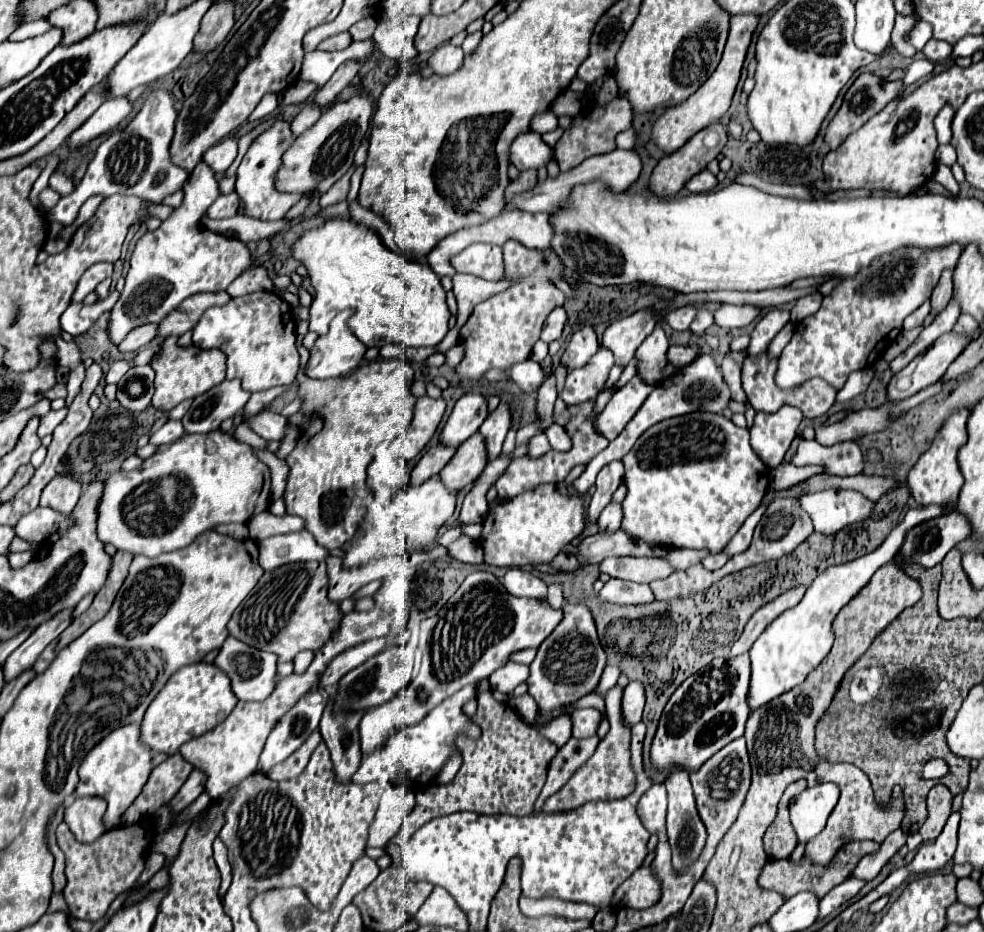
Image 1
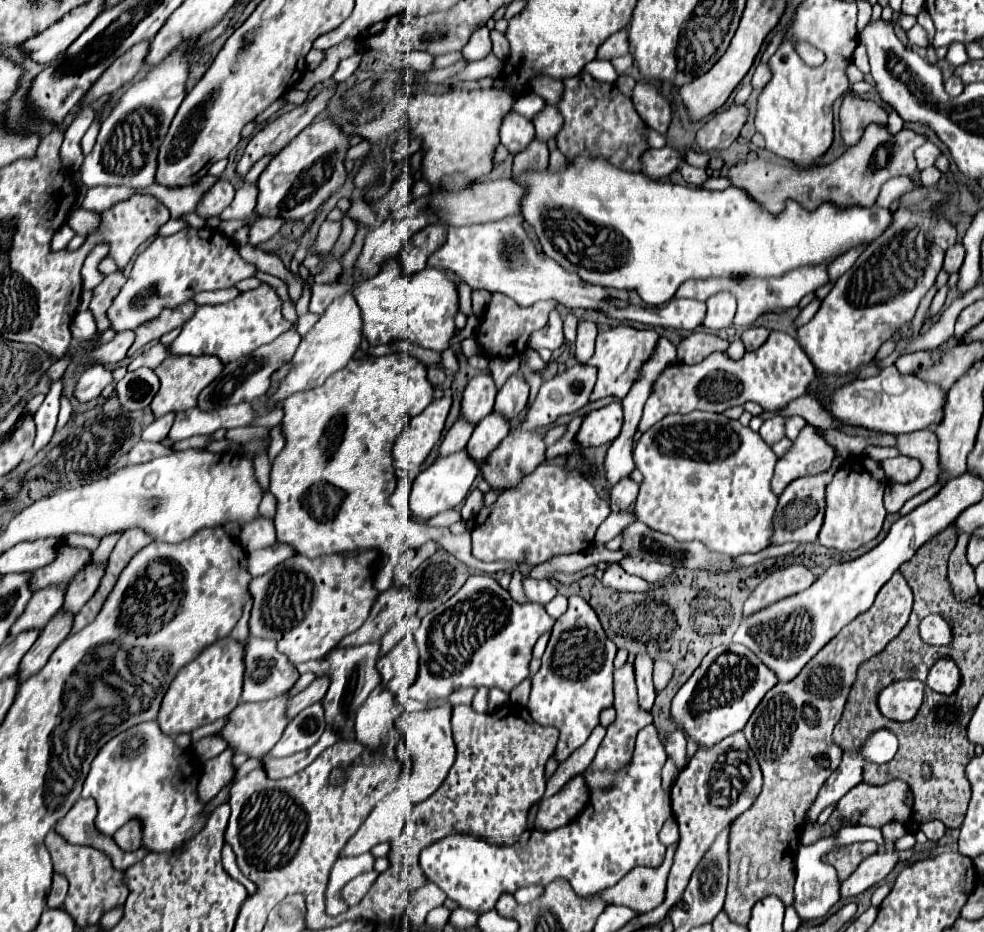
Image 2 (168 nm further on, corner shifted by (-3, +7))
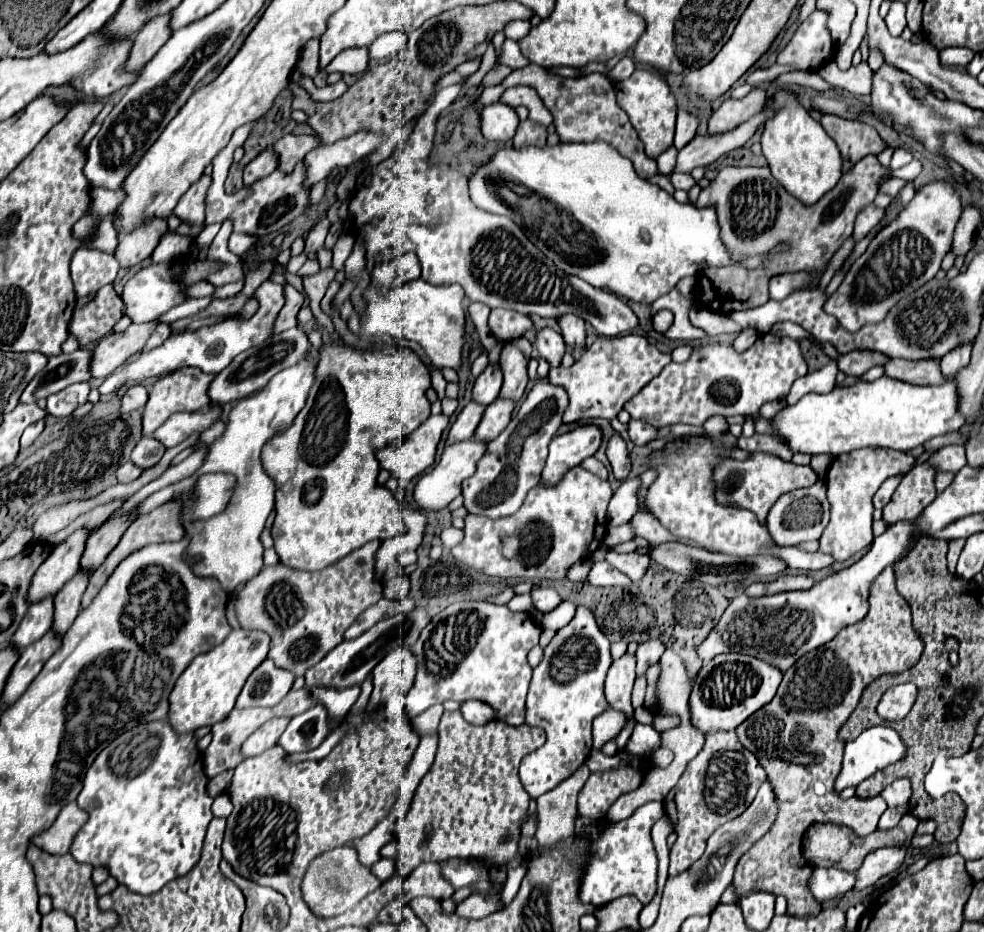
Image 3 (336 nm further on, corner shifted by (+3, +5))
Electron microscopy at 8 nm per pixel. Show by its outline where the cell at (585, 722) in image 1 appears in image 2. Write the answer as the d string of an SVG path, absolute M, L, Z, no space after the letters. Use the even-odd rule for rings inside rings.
M569 597L569 609L553 625L541 669L531 679L531 697L527 703L527 709L537 723L559 729L559 741L553 753L557 763L563 763L589 739L593 729L599 725L601 711L613 705L615 653L615 643L605 635L589 603L581 597Z

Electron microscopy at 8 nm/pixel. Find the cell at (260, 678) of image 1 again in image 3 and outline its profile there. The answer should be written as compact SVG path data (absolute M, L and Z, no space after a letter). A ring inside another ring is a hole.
M267 657L255 669L255 673L251 673L251 677L245 681L245 687L239 693L235 707L245 709L245 707L271 707L271 705L277 705L289 693L293 681L295 681L295 675L291 671L279 669Z

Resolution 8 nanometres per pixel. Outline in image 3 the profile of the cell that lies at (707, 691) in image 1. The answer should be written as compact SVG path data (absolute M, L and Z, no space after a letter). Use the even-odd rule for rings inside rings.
M741 653L715 655L709 663L705 663L699 669L697 677L693 679L691 701L689 701L691 723L705 735L711 731L737 729L751 713L755 713L755 709L761 709L775 697L781 677L783 673L779 669L755 657Z

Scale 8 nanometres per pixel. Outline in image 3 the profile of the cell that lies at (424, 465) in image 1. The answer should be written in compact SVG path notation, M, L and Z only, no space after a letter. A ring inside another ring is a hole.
M471 401L455 419L455 423L451 425L449 429L449 435L447 435L447 441L445 445L451 445L451 443L459 443L459 441L465 441L473 435L475 427L479 425L481 421L481 415L483 415L483 405Z

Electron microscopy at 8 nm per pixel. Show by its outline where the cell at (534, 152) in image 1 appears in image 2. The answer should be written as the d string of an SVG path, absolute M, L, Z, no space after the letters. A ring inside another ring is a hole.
M509 111L501 121L499 137L501 143L509 149L509 153L517 153L521 151L521 147L525 147L525 143L535 139L535 129L529 119L515 111Z

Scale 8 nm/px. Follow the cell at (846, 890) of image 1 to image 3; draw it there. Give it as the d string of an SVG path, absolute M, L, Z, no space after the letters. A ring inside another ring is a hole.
M883 847L869 853L863 865L855 871L855 887L853 889L867 889L875 885L887 873L893 873L901 867L905 857L905 847Z

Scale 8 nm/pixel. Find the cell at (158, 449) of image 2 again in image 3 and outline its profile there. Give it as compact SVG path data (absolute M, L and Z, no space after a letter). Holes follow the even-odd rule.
M127 461L127 463L119 465L119 469L117 469L117 479L119 479L119 483L129 483L129 481L137 479L137 477L139 477L139 473L142 472L143 470L139 469L135 463Z

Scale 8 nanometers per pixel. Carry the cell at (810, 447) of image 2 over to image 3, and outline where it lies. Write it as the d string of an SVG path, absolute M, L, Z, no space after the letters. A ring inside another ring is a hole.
M753 453L747 461L725 461L715 469L717 499L725 505L737 505L751 509L759 521L763 521L775 501L793 489L811 487L819 481L819 473L811 465L795 465L793 461L783 461L771 453Z

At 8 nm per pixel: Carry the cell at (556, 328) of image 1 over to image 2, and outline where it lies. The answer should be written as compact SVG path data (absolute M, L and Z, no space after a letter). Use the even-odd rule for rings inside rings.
M553 309L549 313L549 321L543 329L539 331L533 331L531 337L529 337L529 347L533 349L551 349L551 351L557 351L561 345L565 343L565 335L563 335L563 321L561 321L561 315L557 309Z

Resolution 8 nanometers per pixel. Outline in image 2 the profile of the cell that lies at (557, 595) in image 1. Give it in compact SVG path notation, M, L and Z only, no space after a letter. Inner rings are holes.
M557 595L551 603L547 603L547 605L545 605L545 611L547 611L553 619L559 619L559 617L567 611L567 597Z

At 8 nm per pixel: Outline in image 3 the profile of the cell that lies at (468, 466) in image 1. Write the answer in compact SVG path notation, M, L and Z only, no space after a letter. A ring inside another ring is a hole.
M497 399L495 403L491 403L483 417L481 417L481 423L479 427L475 429L475 439L481 439L485 443L493 441L511 421L511 413L515 409L515 403L513 401L505 401L505 399Z

